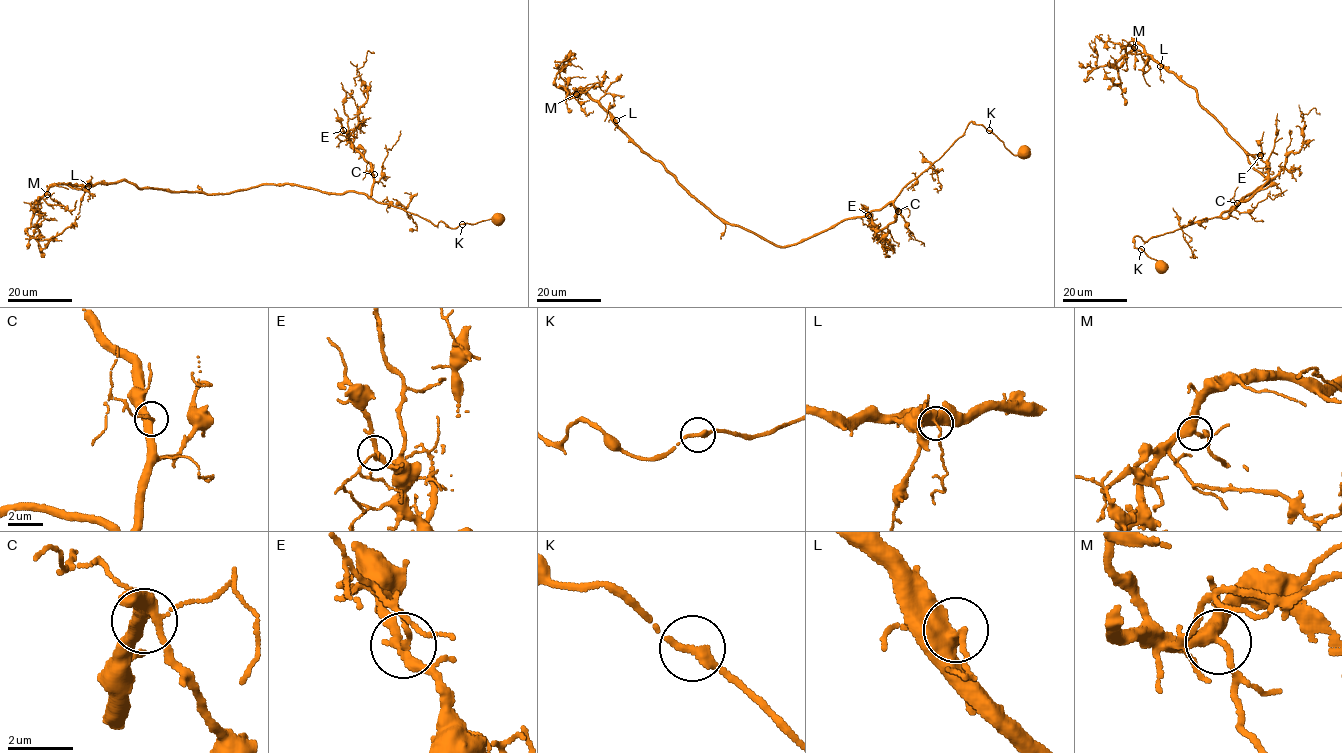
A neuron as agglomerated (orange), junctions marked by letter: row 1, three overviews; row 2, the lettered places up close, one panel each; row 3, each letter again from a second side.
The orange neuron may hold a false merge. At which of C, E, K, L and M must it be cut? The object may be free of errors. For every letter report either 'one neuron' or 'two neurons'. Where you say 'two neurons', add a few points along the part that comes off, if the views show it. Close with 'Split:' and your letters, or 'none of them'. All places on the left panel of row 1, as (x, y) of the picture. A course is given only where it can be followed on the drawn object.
C: one neuron
E: one neuron
K: one neuron
L: one neuron
M: one neuron
Split: none of them

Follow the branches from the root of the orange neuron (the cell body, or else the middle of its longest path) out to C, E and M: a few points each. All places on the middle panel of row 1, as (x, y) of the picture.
C: (1022, 152), (1020, 150), (1014, 155), (994, 134), (971, 122), (948, 150), (904, 186), (893, 203), (898, 211)
E: (1022, 152), (1014, 155), (971, 122), (902, 188), (893, 203), (897, 219), (878, 230), (868, 215)
M: (1022, 152), (1014, 155), (971, 122), (881, 208), (780, 246), (723, 223), (597, 102), (576, 94)

